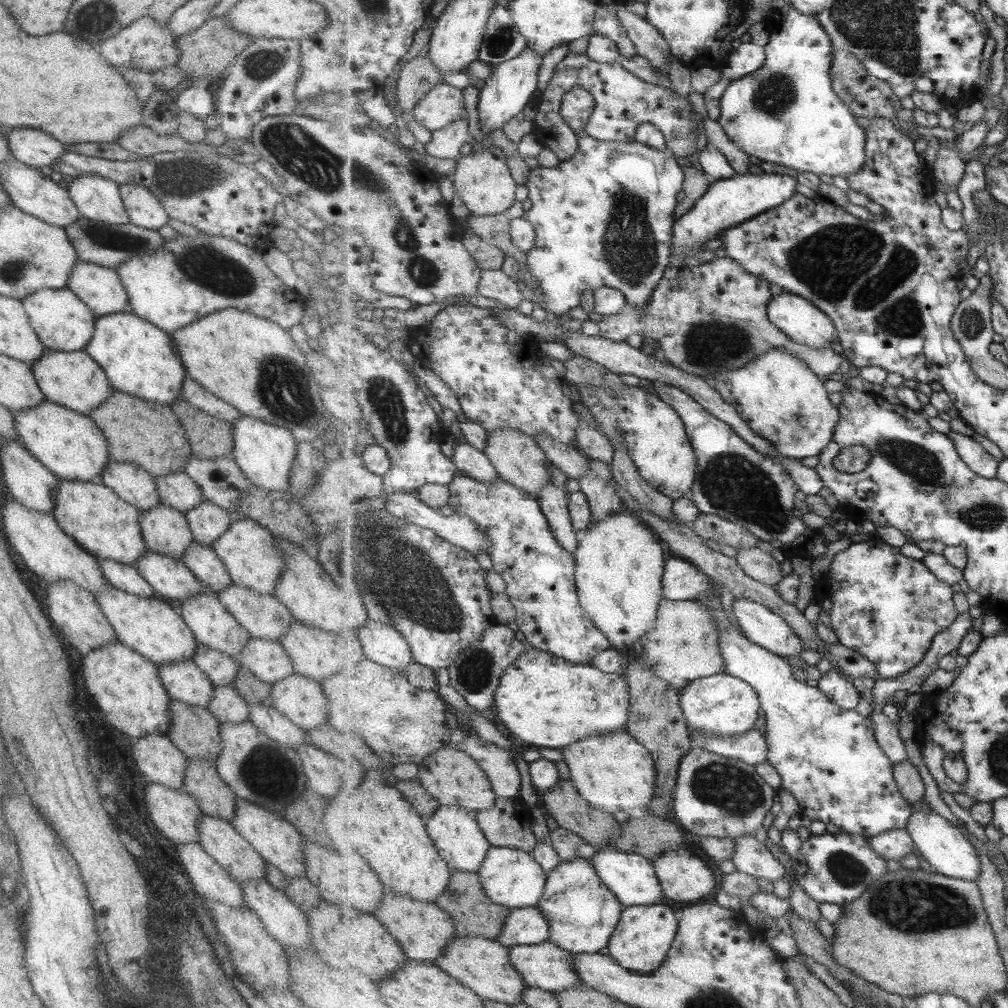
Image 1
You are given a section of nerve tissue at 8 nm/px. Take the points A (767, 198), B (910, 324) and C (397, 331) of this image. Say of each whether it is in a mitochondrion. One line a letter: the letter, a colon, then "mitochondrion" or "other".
A: other
B: mitochondrion
C: other

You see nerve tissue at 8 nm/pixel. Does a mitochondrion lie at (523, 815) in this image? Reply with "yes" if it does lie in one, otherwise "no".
no

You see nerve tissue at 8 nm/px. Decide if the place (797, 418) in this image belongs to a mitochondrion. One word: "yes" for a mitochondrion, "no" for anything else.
yes

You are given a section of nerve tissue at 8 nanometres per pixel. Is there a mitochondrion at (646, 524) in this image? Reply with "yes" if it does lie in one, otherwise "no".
no

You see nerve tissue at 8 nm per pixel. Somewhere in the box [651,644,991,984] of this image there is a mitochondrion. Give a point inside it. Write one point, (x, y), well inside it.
(927, 906)

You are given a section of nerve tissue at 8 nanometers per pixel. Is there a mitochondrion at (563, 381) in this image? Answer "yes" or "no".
no

